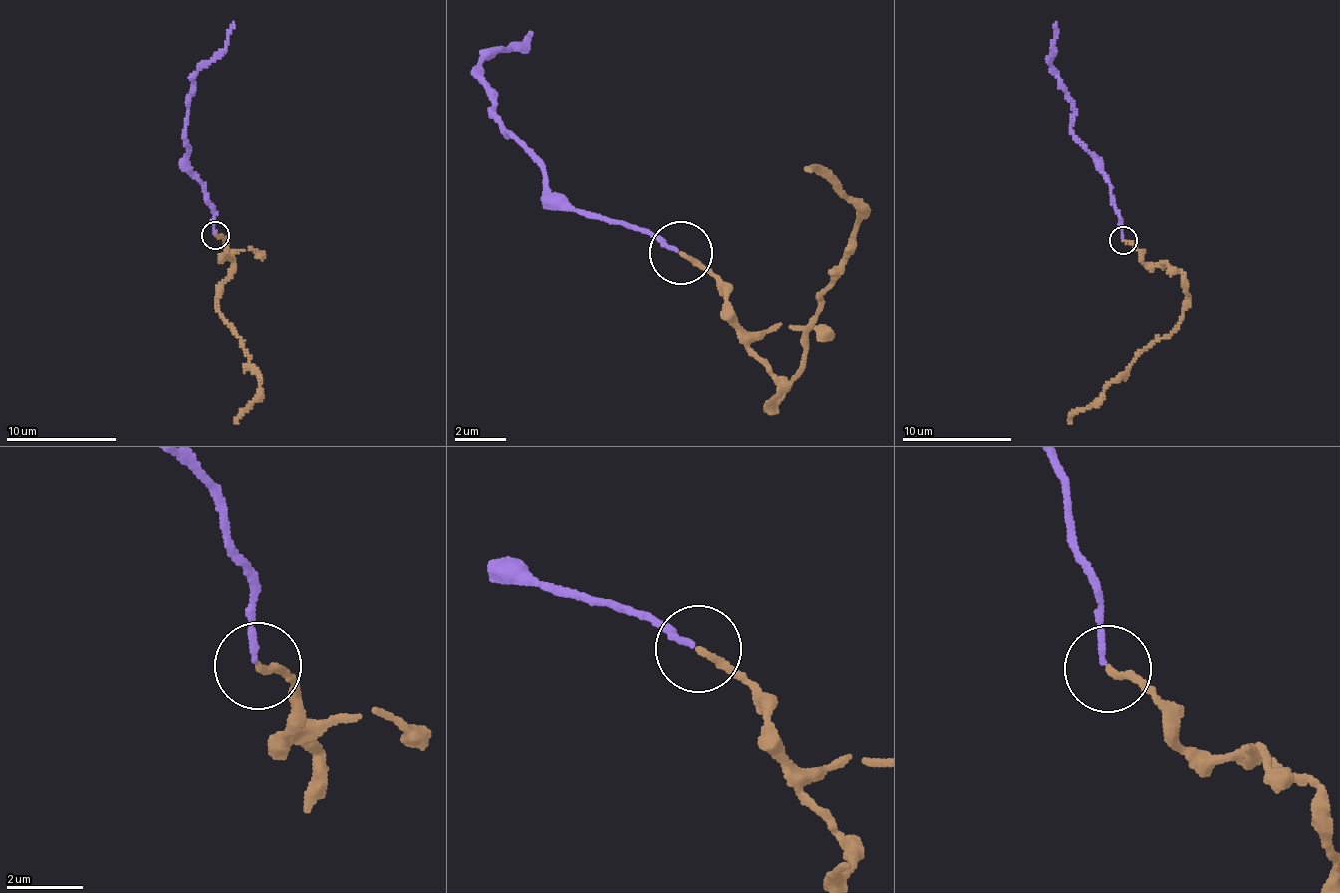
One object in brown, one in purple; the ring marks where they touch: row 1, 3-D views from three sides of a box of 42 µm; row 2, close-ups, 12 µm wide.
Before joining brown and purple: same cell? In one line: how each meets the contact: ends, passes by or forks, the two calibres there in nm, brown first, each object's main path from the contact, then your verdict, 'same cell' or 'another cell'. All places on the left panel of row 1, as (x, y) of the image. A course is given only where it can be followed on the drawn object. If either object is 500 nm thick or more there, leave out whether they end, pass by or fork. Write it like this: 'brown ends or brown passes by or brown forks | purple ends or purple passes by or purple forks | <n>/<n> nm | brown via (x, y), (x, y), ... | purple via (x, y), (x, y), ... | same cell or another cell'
brown ends | purple ends | 180/160 nm | brown via (216, 236), (226, 242), (224, 255), (233, 262), (220, 297), (220, 314), (236, 331), (259, 383), (238, 423) | purple via (213, 233), (213, 214), (208, 193), (187, 160), (187, 105), (194, 74), (225, 47), (233, 22) | same cell

